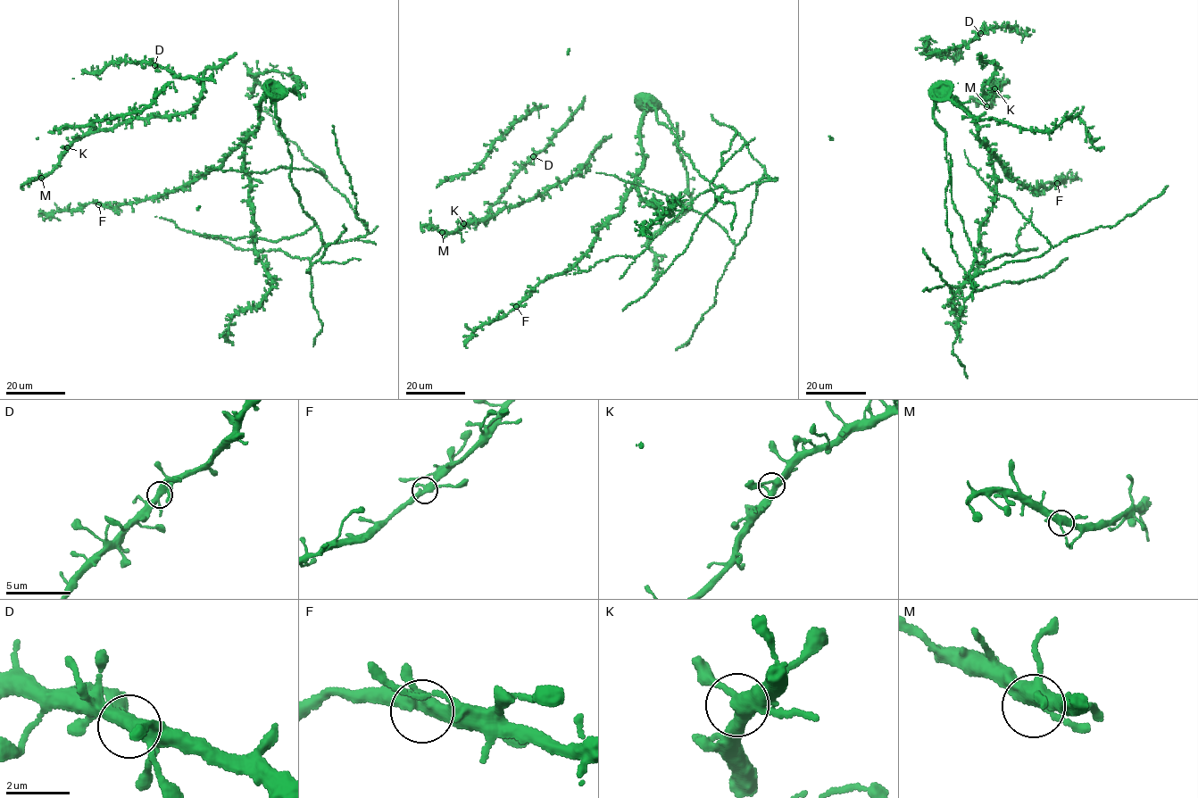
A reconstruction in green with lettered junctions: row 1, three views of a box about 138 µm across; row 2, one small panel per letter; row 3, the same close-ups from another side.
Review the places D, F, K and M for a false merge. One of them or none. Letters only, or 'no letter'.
no letter

